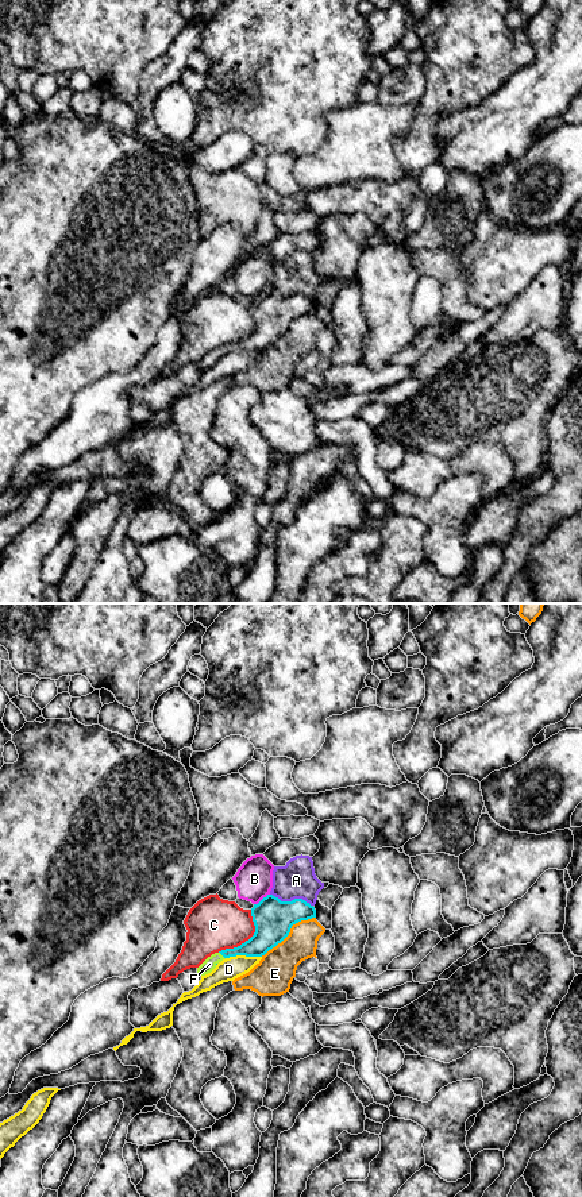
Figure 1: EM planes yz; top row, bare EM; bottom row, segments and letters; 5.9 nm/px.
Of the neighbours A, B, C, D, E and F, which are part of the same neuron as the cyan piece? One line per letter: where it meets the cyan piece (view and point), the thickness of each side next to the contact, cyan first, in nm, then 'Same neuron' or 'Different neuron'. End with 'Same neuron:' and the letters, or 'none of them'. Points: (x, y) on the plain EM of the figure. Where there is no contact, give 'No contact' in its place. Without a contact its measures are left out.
A: Touches cyan at yz (292, 296). Thickness 240 nm (cyan) against 220 nm. Different neuron
B: Touches cyan at yz (262, 294). Thickness 240 nm (cyan) against 220 nm. Different neuron
C: Touches cyan at yz (249, 335). Thickness 240 nm (cyan) against 320 nm. Different neuron
D: Touches cyan at yz (243, 350). Thickness 220 nm (cyan) against 140 nm. Different neuron
E: Touches cyan at yz (289, 327). Thickness 240 nm (cyan) against 220 nm. Different neuron
F: Touches cyan at yz (222, 350). Thickness 140 nm (cyan) against 80 nm. Same neuron
Same neuron: F

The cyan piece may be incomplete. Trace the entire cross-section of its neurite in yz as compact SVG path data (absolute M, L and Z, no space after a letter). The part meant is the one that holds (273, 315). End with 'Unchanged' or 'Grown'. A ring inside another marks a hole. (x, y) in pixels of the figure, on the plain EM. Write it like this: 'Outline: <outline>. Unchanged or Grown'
Outline: M267 290L254 300L251 312L255 321L254 331L238 343L226 344L208 352L197 363L200 371L211 368L219 358L230 352L265 351L289 331L293 320L316 313L316 305L302 294L281 297L278 293Z. Grown

